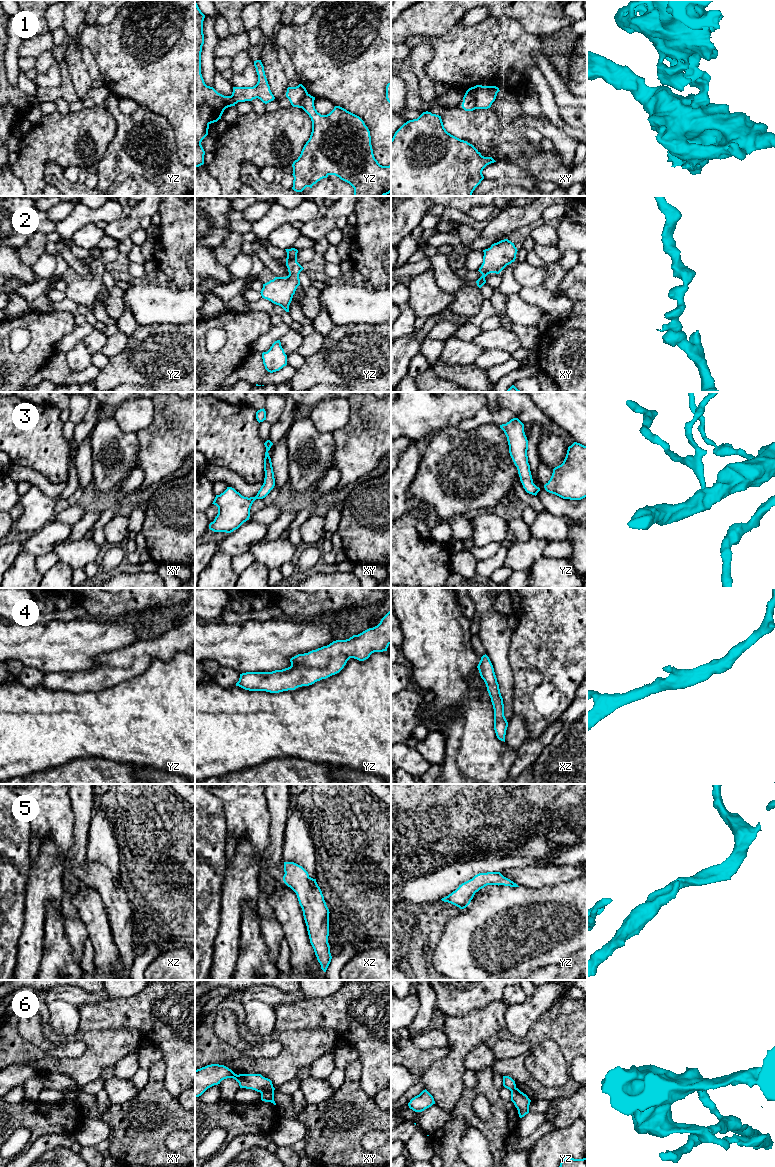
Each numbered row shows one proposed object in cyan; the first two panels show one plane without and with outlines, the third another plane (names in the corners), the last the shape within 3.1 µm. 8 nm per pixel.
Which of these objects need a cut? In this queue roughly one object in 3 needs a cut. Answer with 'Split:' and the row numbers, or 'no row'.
Split: 1, 6

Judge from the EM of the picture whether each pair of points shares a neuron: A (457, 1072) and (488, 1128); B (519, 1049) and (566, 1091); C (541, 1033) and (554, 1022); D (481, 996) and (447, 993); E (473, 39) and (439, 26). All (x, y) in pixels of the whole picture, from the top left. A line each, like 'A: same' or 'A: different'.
A: different
B: different
C: same
D: same
E: different

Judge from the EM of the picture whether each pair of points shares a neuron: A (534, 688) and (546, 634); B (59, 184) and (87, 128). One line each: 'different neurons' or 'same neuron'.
A: same neuron
B: different neurons

